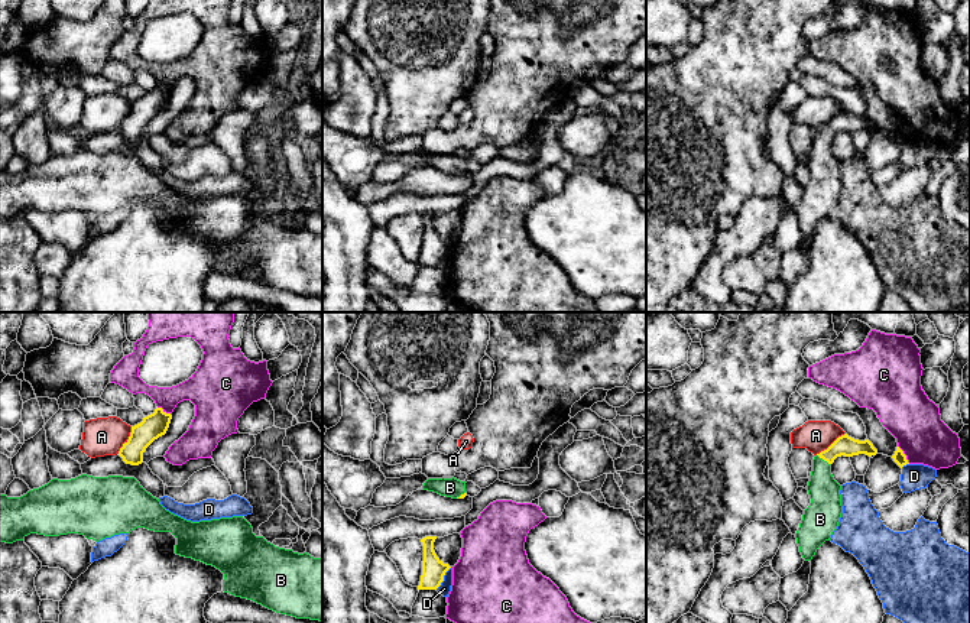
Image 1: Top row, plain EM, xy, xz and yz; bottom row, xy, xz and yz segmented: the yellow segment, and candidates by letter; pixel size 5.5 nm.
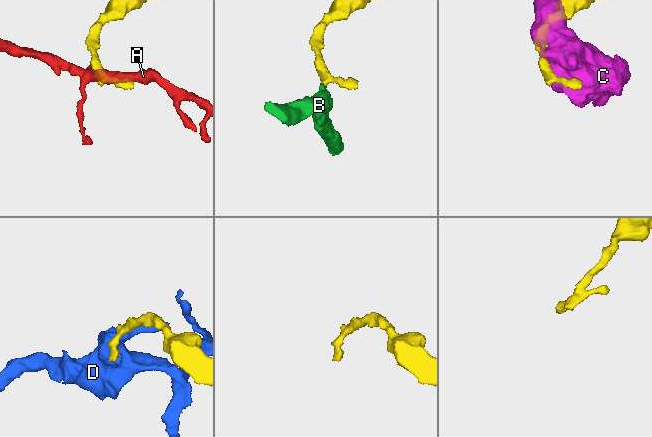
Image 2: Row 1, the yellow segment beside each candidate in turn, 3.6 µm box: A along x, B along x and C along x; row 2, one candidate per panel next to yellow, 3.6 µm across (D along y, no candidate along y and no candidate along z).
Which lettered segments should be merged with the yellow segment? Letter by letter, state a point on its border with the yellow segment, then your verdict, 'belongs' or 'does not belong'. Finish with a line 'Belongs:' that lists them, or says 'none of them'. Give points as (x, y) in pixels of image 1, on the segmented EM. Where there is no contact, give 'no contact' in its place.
A: yz (831, 444) | does not belong
B: yz (824, 460) | belongs
C: yz (904, 454) | does not belong
D: xz (443, 578) | does not belong
Belongs: B

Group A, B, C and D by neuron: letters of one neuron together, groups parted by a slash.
A / B / C / D

